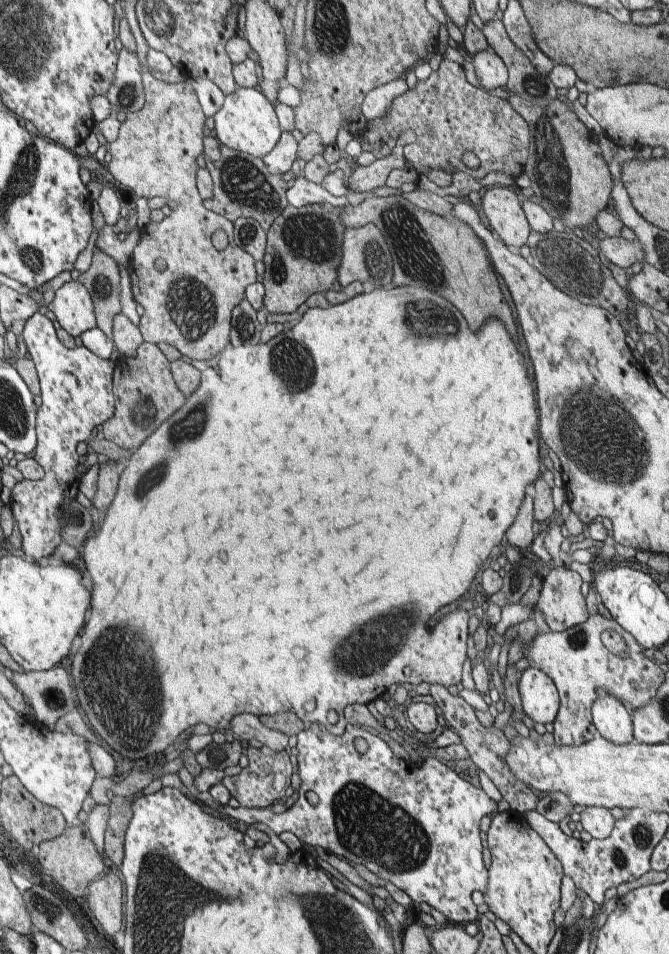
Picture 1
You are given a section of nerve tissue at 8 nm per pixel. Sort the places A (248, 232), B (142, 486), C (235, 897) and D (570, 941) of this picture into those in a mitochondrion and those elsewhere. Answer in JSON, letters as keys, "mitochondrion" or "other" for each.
{"A":"mitochondrion","B":"mitochondrion","C":"mitochondrion","D":"mitochondrion"}

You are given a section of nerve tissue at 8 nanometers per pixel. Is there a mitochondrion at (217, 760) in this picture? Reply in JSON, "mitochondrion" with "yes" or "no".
{"mitochondrion":"no"}

